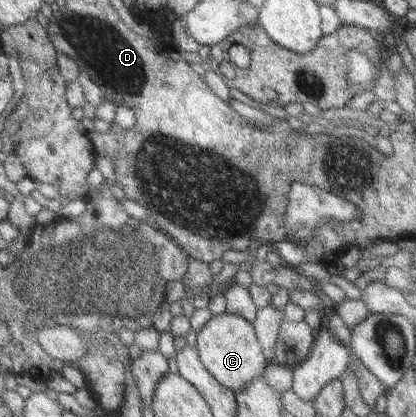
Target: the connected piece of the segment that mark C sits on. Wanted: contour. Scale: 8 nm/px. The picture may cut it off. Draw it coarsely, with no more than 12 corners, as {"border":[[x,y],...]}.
{"border":[[212,316],[195,334],[200,363],[235,393],[262,375],[252,325]]}

